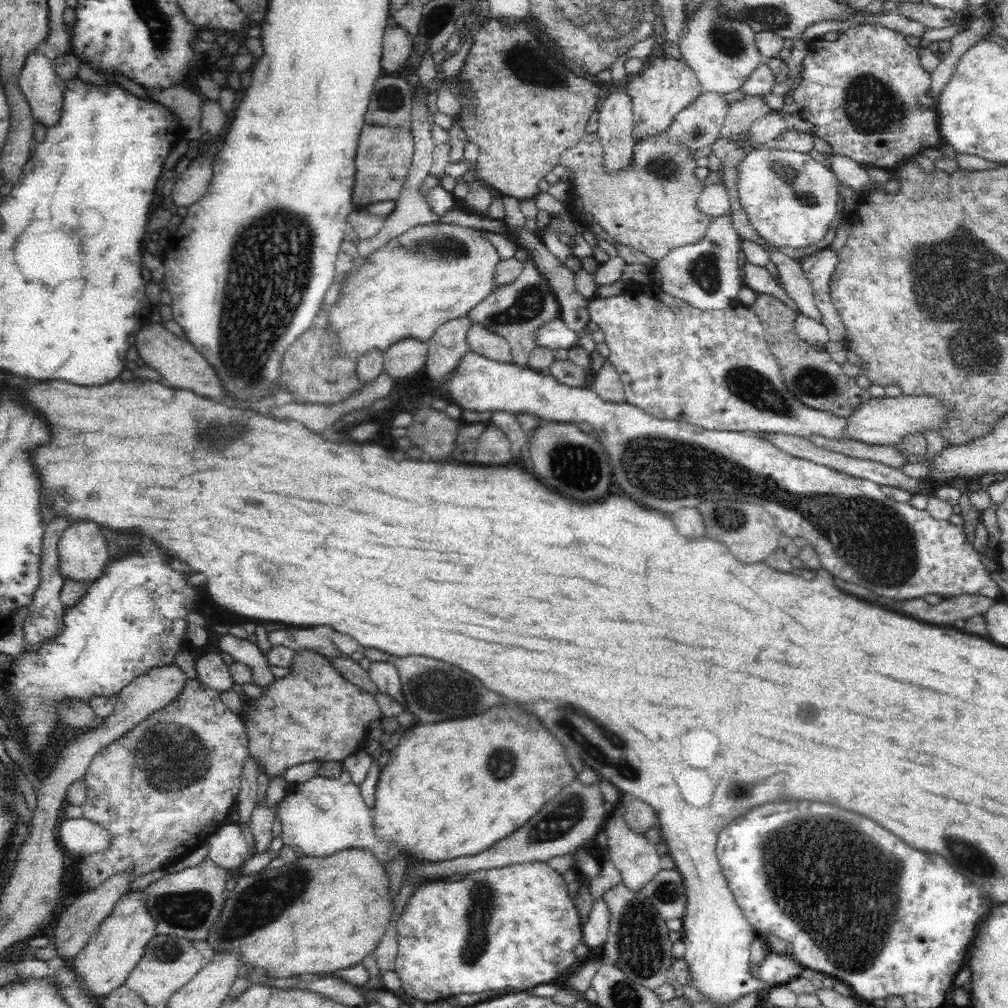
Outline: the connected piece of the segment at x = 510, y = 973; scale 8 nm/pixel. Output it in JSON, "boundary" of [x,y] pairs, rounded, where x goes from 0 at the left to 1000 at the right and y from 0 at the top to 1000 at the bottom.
{"boundary":[[[536,854],[476,862],[448,874],[423,875],[409,886],[393,919],[395,945],[391,963],[399,974],[398,981],[409,990],[430,995],[454,986],[505,979],[514,984],[547,976],[556,964],[573,953],[570,941],[578,937],[571,891],[565,891],[558,868]]]}

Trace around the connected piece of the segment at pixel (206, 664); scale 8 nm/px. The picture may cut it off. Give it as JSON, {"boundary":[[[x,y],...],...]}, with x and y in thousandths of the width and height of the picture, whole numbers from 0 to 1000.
{"boundary":[[[205,648],[194,653],[193,664],[197,675],[216,688],[230,685],[232,677],[228,671],[227,661],[217,648]]]}

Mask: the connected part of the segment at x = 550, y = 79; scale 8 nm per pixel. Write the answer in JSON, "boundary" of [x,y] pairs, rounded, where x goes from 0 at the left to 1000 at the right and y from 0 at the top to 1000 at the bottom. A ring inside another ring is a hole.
{"boundary":[[[489,18],[470,34],[470,42],[468,42],[468,46],[464,50],[458,69],[456,68],[456,80],[458,80],[458,87],[453,96],[457,102],[457,108],[453,115],[456,122],[458,122],[458,128],[460,128],[464,139],[475,145],[470,177],[483,182],[498,193],[504,193],[517,199],[525,195],[530,196],[532,192],[536,191],[534,181],[555,162],[558,152],[573,143],[573,140],[580,133],[581,123],[583,123],[585,115],[589,112],[589,105],[593,103],[593,97],[595,97],[597,91],[590,81],[573,77],[573,75],[567,73],[563,66],[560,65],[558,61],[554,62],[552,58],[548,58],[547,54],[544,54],[544,50],[529,36],[528,31],[524,30],[524,24],[520,23],[519,20],[515,20],[510,27],[504,27],[500,21],[496,21],[496,18]],[[464,89],[469,91],[468,96],[472,98],[472,101],[463,101],[459,97],[460,91],[464,91]]]}

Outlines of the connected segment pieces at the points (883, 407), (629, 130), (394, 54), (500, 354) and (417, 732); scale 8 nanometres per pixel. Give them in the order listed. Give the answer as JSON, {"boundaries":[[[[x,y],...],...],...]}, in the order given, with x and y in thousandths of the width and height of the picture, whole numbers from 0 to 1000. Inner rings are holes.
{"boundaries":[[[[897,391],[889,395],[864,394],[853,400],[841,412],[837,432],[840,436],[852,438],[861,441],[886,442],[896,439],[897,433],[909,431],[917,427],[931,429],[933,433],[933,420],[938,418],[936,403],[923,393],[899,393]]],[[[611,87],[595,105],[592,134],[596,139],[599,169],[613,171],[625,165],[630,147],[626,97],[619,87]]],[[[385,26],[380,36],[379,68],[381,71],[393,71],[403,66],[404,60],[410,50],[407,34],[401,28]]],[[[467,320],[463,338],[466,348],[485,356],[509,361],[505,339],[494,330],[482,326],[478,320]]],[[[510,696],[496,700],[496,704],[484,704],[478,712],[470,710],[435,718],[412,716],[387,745],[387,750],[374,774],[371,802],[368,802],[370,826],[373,831],[403,841],[416,855],[434,856],[480,845],[490,835],[520,819],[544,793],[572,772],[556,735]]]]}

